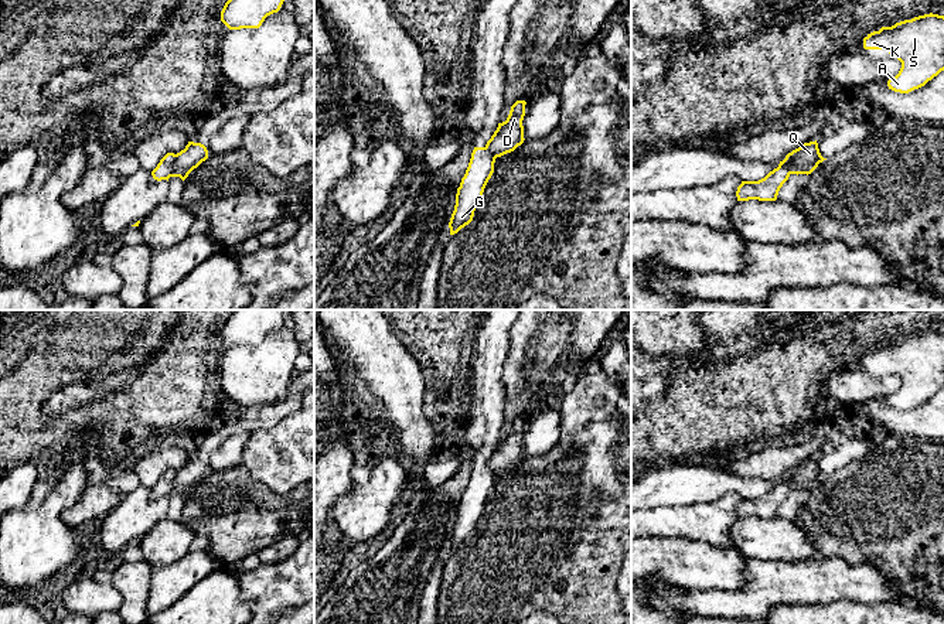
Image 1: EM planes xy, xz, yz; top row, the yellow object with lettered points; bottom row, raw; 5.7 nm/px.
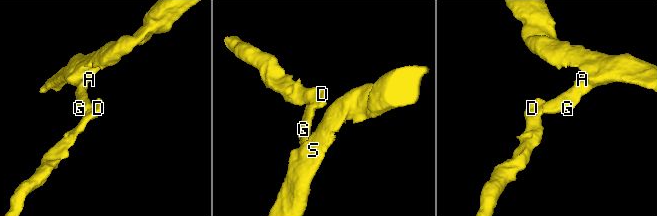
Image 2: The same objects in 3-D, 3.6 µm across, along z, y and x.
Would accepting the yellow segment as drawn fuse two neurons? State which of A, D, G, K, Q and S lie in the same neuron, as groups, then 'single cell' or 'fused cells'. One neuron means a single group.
A G K Q S / D; fused cells

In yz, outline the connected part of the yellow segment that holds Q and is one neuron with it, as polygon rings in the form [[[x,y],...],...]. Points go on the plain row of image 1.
[[[804,460],[785,473],[791,491],[811,491],[824,475],[819,470],[818,460]]]

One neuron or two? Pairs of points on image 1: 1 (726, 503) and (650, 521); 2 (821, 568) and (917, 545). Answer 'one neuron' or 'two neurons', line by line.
1: one neuron
2: two neurons

